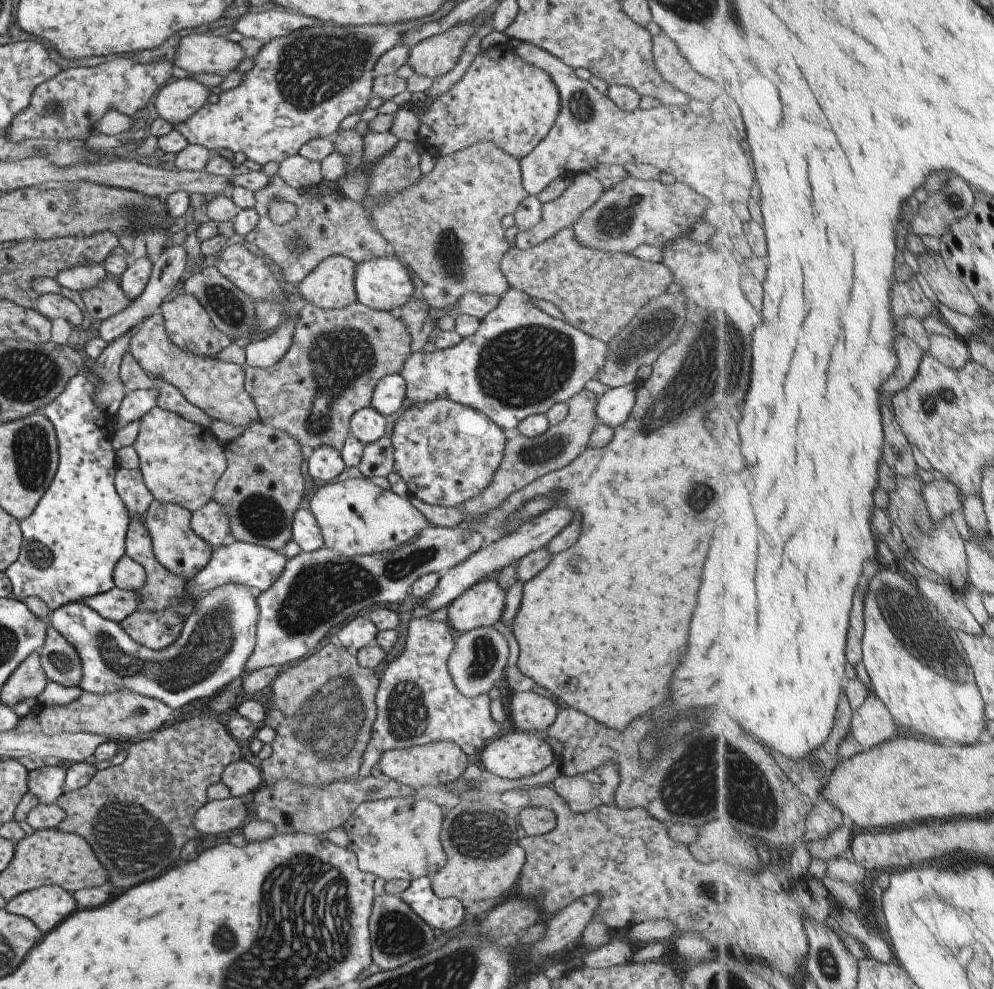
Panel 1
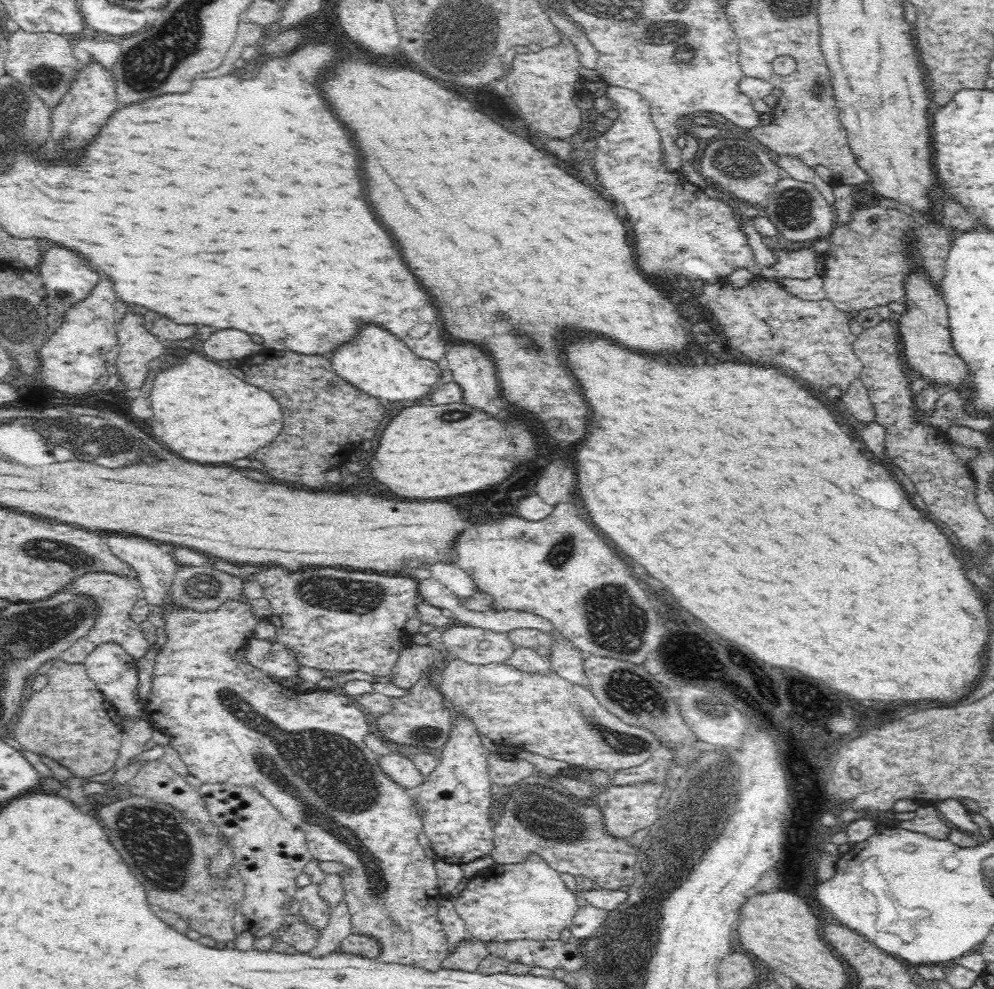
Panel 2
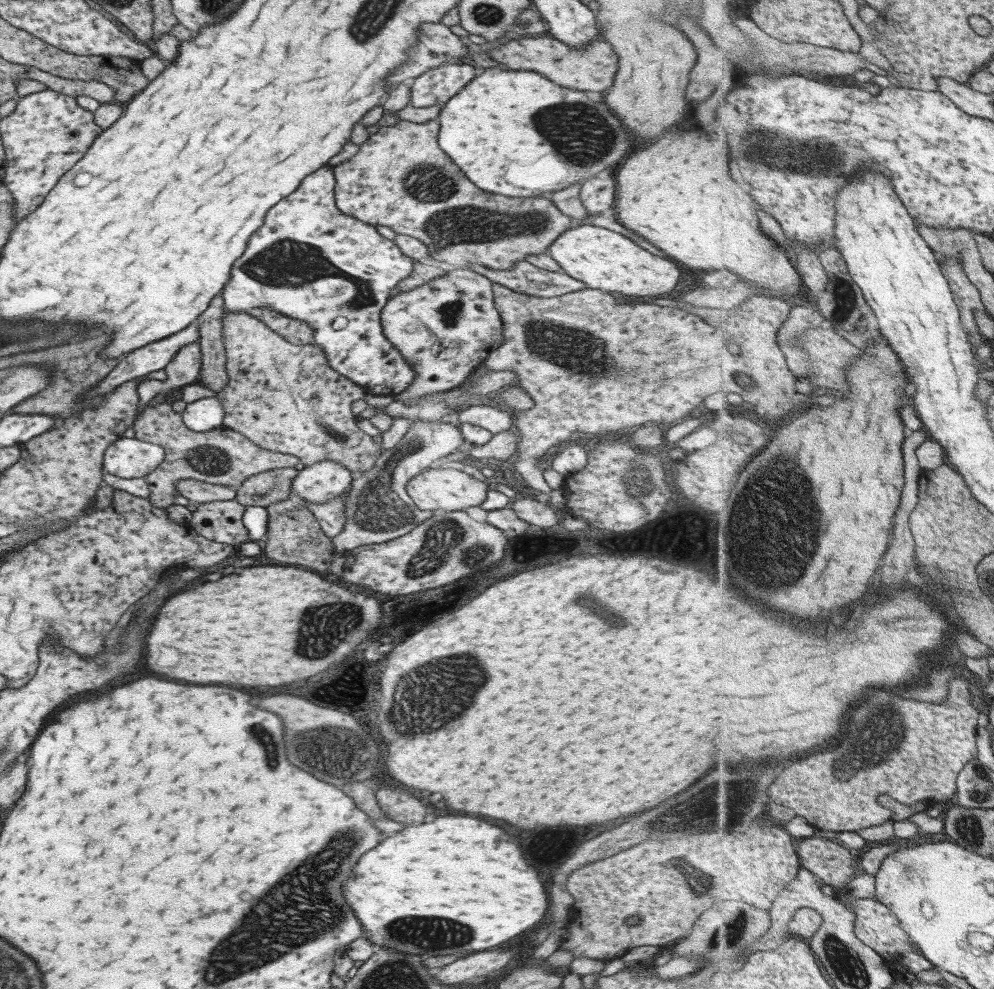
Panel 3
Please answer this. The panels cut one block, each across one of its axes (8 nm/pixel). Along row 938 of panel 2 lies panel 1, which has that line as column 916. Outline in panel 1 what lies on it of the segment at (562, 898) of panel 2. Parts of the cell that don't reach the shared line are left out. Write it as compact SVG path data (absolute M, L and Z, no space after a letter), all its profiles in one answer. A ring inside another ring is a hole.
M899 477L896 481L898 487L889 498L889 506L885 512L891 523L897 524L903 536L903 544L911 551L913 558L919 558L919 562L929 570L938 574L938 577L947 582L955 591L964 592L971 582L968 567L968 550L966 542L963 542L959 530L955 528L955 522L947 517L939 525L933 525L928 511L924 505L922 488L925 482L915 477Z

